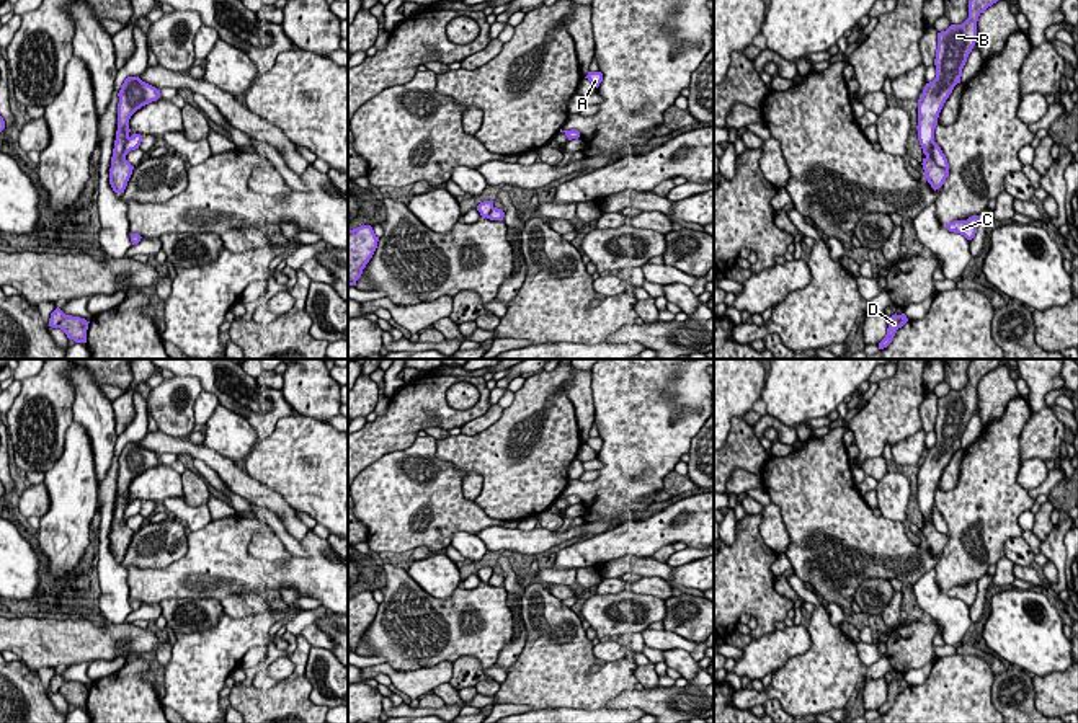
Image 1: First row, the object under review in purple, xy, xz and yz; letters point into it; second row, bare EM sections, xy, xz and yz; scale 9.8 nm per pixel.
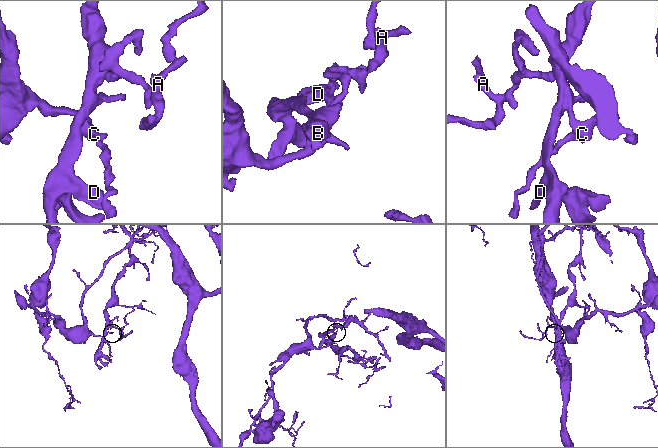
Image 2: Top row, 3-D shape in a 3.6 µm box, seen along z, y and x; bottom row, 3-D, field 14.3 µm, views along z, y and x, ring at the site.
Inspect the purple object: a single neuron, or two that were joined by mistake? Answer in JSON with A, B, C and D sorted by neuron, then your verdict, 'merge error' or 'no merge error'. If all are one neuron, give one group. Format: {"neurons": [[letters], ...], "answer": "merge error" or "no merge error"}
{"neurons": [["A", "C"], ["B", "D"]], "answer": "merge error"}

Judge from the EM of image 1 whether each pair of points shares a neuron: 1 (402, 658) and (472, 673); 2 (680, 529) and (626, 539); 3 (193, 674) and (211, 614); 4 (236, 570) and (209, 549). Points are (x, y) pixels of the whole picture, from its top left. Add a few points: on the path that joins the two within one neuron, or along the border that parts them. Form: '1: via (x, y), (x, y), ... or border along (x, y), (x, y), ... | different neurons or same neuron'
1: border along (453, 663), (463, 656), (474, 656), (482, 671) | different neurons
2: via (667, 529), (639, 537) | same neuron
3: border along (224, 614), (206, 630), (175, 634) | different neurons
4: via (229, 568), (216, 555) | same neuron

